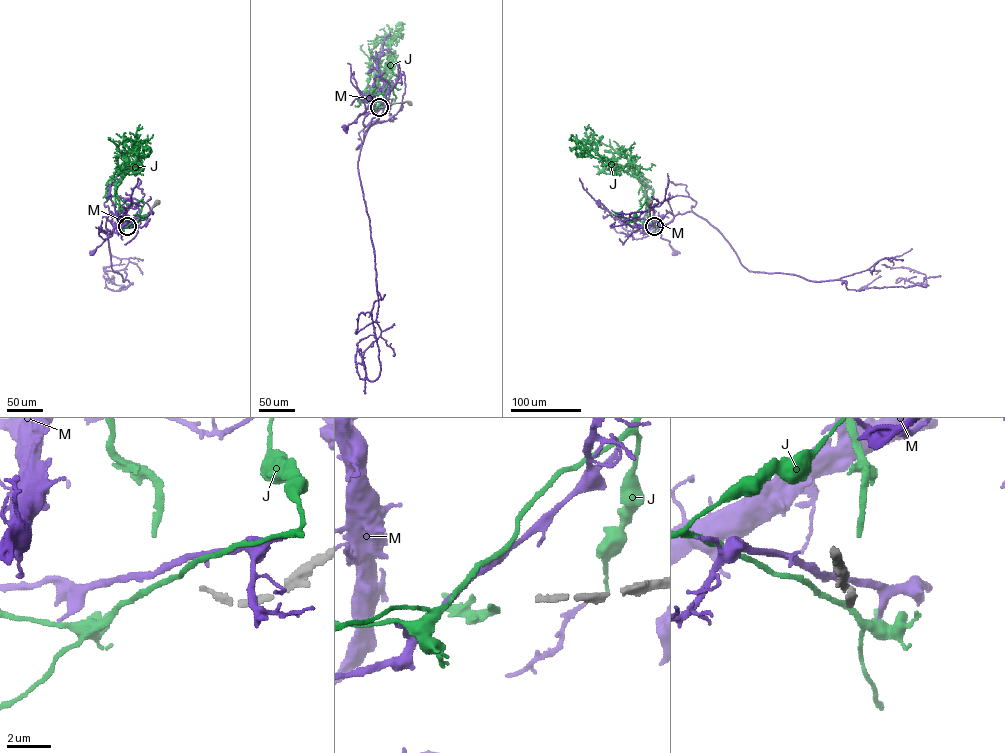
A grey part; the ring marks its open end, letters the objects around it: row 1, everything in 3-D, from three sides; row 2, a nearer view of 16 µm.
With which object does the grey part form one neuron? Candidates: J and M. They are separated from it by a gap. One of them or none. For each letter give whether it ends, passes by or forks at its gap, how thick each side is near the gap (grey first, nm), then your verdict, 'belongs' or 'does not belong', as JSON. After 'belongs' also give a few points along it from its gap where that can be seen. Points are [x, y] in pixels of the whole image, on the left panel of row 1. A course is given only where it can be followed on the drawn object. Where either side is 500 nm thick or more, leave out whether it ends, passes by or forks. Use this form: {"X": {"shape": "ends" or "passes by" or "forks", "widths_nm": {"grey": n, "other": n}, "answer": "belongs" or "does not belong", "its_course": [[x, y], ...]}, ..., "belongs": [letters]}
{"J": {"shape": "passes by", "widths_nm": {"grey": 240, "other": 240}, "answer": "belongs", "its_course": [[126, 226], [136, 225], [144, 202], [142, 199], [123, 209], [116, 187], [146, 147], [144, 140], [152, 134]]}, "M": {"shape": "passes by", "widths_nm": {"grey": 240, "other": 260}, "answer": "does not belong"}, "belongs": ["J"]}

